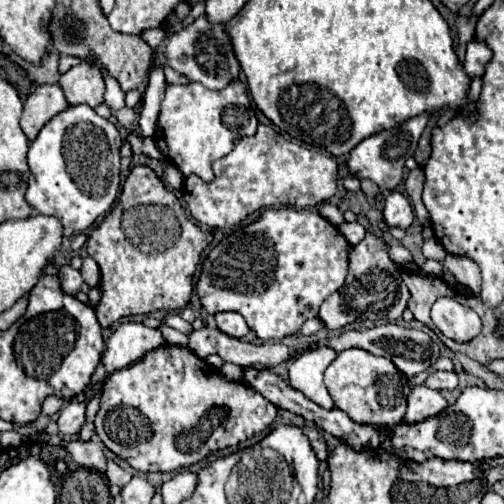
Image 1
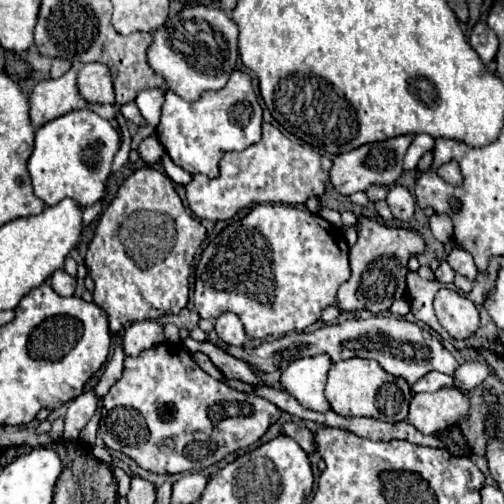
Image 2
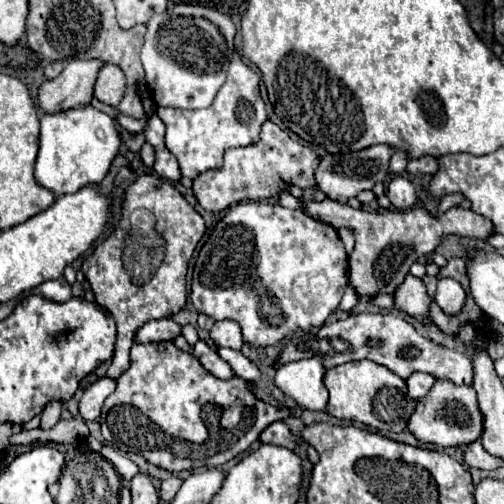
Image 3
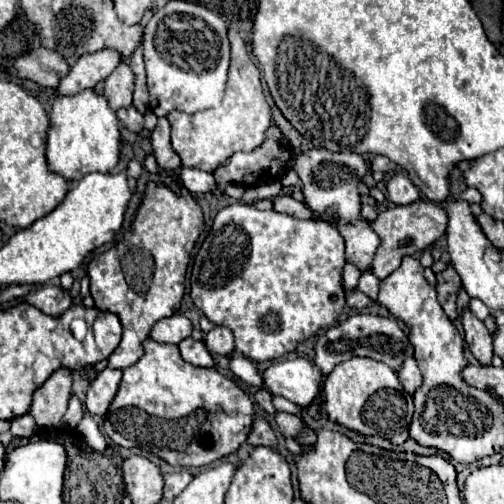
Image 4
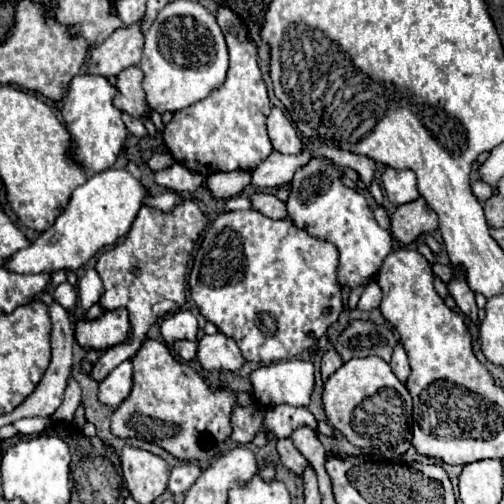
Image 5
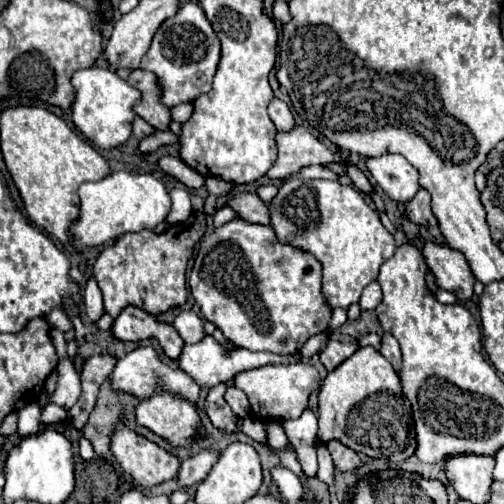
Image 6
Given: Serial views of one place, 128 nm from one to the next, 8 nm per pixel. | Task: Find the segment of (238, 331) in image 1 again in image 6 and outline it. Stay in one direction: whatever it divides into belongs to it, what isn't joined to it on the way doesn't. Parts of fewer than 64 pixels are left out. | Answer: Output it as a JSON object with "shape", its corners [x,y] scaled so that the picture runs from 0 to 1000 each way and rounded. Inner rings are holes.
{"shape":[[[409,667],[393,683],[365,687],[365,694],[361,694],[361,702],[349,718],[353,718],[353,730],[361,738],[369,738],[397,770],[421,770],[437,758],[460,754],[480,734],[500,734],[500,730],[516,730],[516,726],[528,726],[528,722],[579,722],[579,718],[591,718],[591,702],[556,706],[556,702],[540,702],[540,698],[496,698],[488,690],[448,694],[421,667]]]}

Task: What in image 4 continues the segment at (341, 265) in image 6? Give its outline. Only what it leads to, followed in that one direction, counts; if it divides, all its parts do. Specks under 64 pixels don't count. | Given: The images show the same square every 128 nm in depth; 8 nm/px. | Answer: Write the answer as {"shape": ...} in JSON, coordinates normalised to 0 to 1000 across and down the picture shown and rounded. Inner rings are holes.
{"shape":[[[607,298],[587,310],[583,337],[599,361],[603,405],[619,413],[631,437],[659,444],[683,472],[687,484],[687,520],[698,520],[714,540],[738,528],[746,492],[754,488],[754,472],[734,452],[734,444],[718,433],[714,385],[706,365],[718,361],[718,349],[730,341],[730,313],[702,302],[671,302],[659,306],[651,298]]]}

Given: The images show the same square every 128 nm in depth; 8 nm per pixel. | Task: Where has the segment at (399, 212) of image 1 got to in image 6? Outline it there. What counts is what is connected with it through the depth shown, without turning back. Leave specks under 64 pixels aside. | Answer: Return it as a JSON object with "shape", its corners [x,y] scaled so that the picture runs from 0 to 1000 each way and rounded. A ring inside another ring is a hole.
{"shape":[[[762,306],[726,313],[726,333],[746,361],[782,401],[813,401],[833,377],[825,333],[794,306]]]}

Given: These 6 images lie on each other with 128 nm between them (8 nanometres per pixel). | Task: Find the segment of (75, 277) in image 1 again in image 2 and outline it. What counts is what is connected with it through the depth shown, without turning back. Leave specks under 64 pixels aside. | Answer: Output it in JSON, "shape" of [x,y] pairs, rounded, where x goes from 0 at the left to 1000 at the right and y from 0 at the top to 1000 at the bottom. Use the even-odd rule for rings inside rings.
{"shape":[[[111,536],[111,540],[99,548],[95,563],[103,567],[103,575],[107,575],[111,583],[119,583],[119,587],[143,587],[143,583],[147,583],[151,556],[147,556],[139,544],[131,544],[127,536]]]}

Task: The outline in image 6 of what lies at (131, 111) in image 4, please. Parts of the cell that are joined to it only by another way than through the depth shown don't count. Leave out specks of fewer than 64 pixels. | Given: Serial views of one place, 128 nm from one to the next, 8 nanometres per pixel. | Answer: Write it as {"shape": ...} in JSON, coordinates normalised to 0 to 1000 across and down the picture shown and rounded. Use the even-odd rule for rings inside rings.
{"shape":[[[270,234],[266,238],[266,270],[274,274],[274,278],[282,278],[286,270],[298,270],[298,266],[306,266],[306,254],[286,238],[286,234]]]}

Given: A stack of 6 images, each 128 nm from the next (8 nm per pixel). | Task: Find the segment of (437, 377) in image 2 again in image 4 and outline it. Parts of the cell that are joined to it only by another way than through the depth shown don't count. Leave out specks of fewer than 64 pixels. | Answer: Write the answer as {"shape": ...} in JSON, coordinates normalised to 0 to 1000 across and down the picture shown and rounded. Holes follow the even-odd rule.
{"shape":[[[802,710],[802,722],[790,734],[790,750],[810,782],[817,782],[837,762],[837,742],[833,742],[821,710]]]}

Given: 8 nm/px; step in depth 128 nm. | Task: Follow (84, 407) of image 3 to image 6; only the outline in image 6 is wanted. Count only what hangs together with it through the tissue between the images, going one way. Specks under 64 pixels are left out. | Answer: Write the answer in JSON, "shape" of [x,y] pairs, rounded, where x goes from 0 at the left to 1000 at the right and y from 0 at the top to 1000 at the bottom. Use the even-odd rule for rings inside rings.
{"shape":[[[278,687],[278,690],[262,694],[258,702],[250,702],[242,714],[234,714],[230,730],[222,738],[222,766],[234,778],[258,778],[274,790],[294,790],[294,786],[302,786],[302,778],[321,778],[321,774],[341,778],[349,786],[365,786],[377,798],[393,794],[393,786],[397,786],[397,766],[377,746],[369,746],[361,734],[341,734],[337,726],[329,726],[313,710],[313,702],[302,687]]]}

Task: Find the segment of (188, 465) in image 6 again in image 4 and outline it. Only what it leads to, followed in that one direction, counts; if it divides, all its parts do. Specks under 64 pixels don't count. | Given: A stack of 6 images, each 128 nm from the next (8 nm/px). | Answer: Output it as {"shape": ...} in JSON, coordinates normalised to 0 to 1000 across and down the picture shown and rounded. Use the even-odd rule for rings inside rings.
{"shape":[[[369,933],[345,937],[345,940],[329,940],[325,944],[325,956],[329,956],[329,964],[325,964],[325,988],[345,992],[381,956],[381,948],[385,944],[377,937],[369,937]]]}

